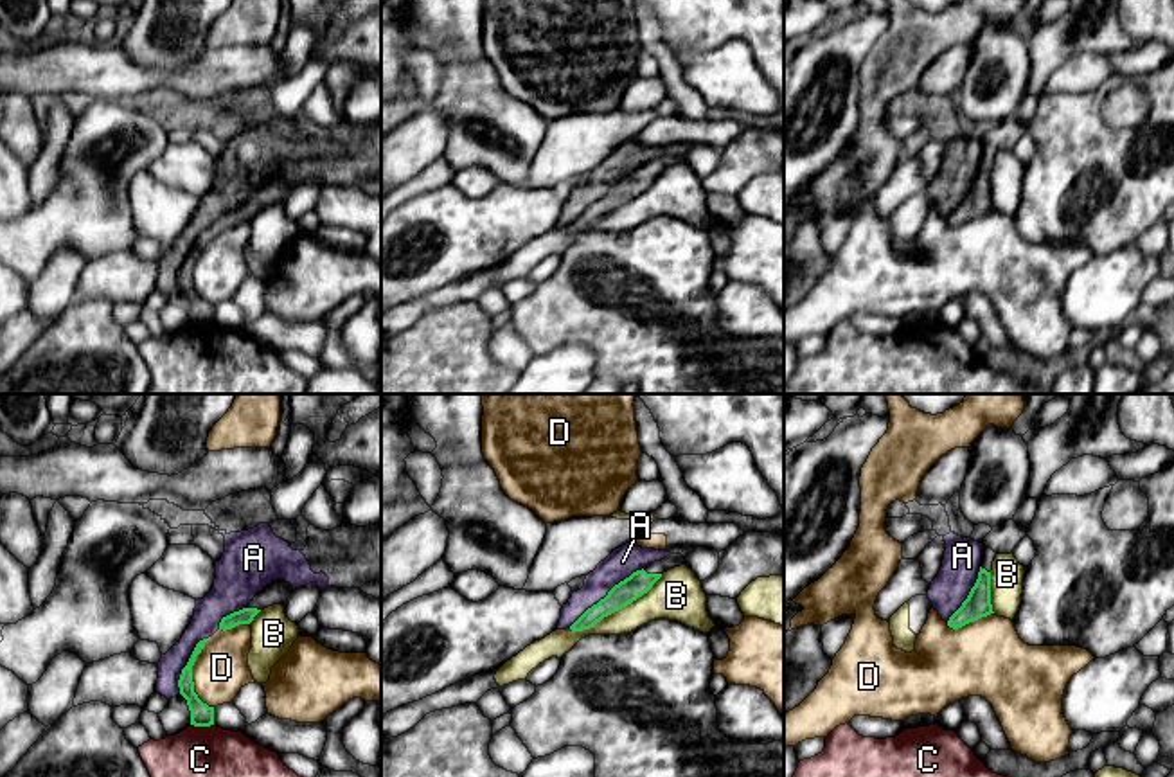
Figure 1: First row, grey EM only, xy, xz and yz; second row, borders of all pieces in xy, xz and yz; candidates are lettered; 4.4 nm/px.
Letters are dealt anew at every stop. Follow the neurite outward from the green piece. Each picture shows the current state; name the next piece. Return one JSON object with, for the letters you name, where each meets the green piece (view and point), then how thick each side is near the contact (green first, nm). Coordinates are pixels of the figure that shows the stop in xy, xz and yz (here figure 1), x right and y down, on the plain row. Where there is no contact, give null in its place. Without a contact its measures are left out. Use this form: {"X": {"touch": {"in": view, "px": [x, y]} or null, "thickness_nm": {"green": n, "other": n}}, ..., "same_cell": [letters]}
{"same_cell": []}

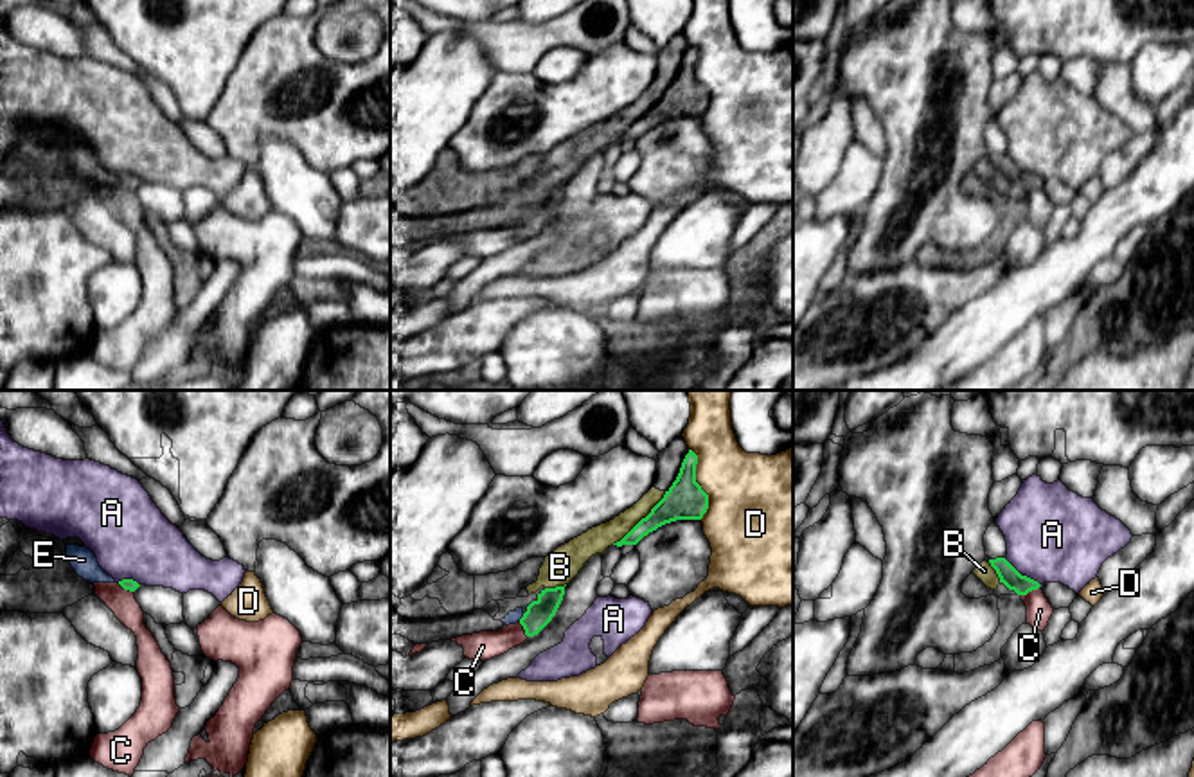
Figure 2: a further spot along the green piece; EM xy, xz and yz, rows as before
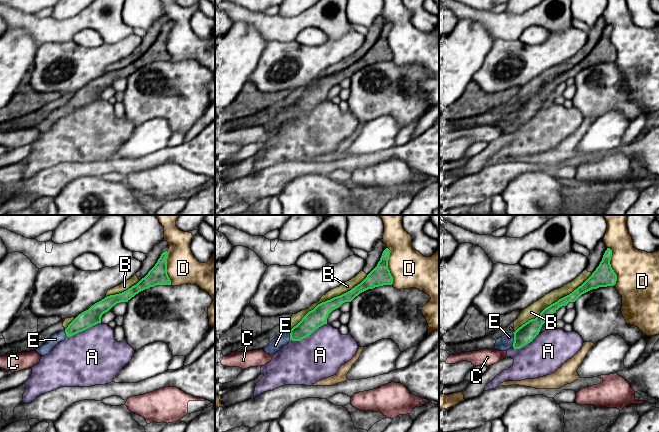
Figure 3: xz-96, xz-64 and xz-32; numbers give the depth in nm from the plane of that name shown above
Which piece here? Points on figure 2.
{"E": {"touch": {"in": "xz", "px": [522, 214]}, "thickness_nm": {"green": 120, "other": 60}}, "same_cell": ["E"]}

